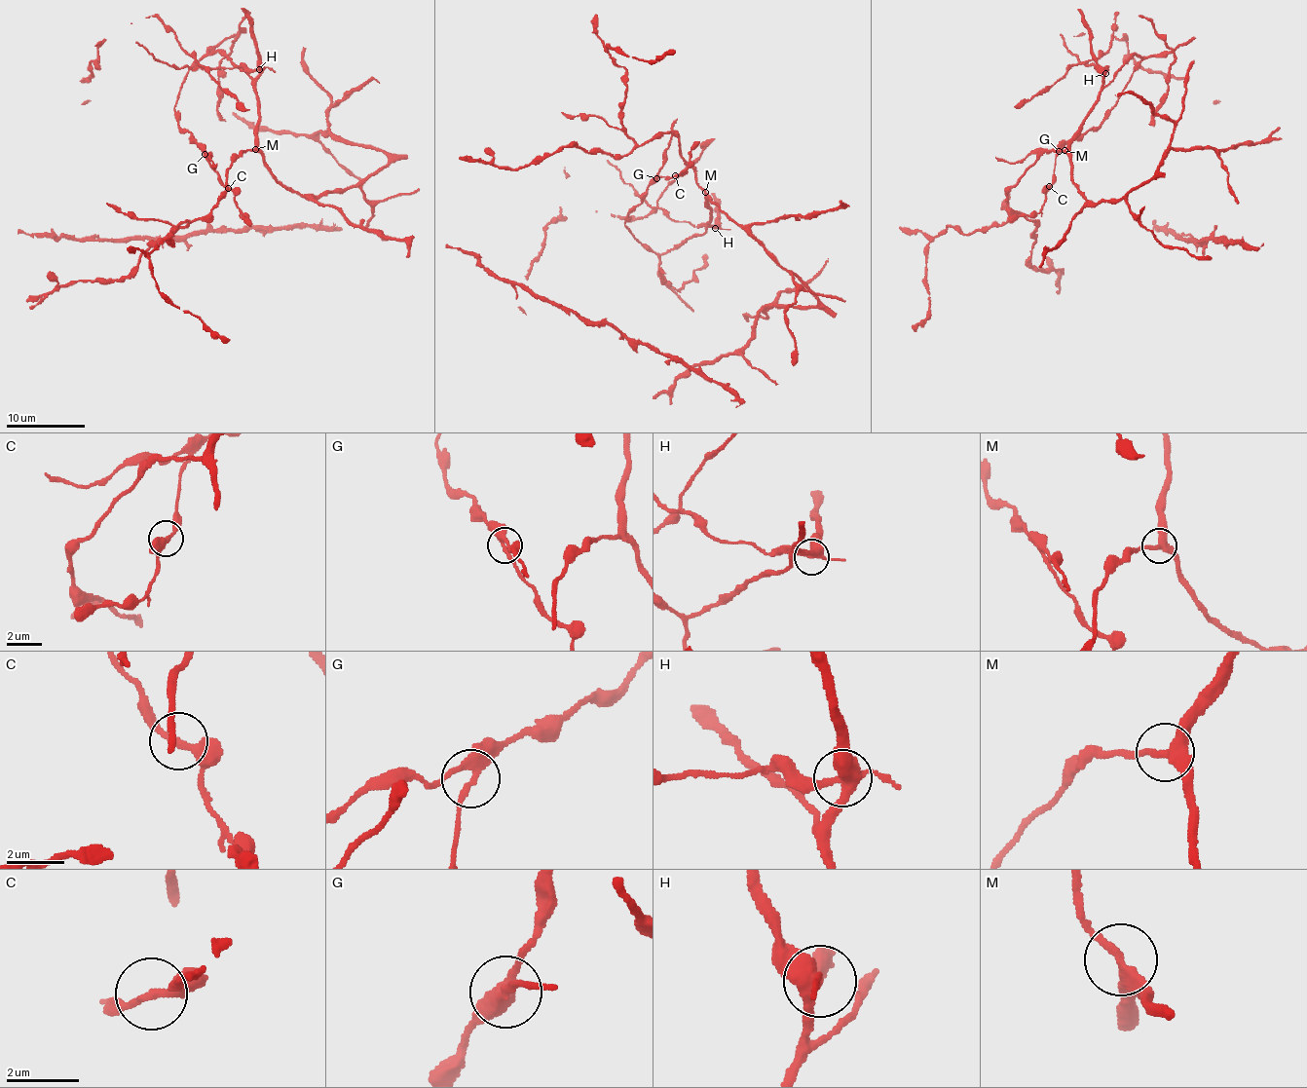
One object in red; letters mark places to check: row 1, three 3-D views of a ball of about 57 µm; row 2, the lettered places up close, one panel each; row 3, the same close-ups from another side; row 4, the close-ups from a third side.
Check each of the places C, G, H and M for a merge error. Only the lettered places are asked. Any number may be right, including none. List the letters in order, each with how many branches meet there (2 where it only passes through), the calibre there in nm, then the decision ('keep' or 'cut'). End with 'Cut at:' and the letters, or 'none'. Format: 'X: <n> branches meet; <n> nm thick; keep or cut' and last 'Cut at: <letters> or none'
C: 2 branches meet; 240 nm thick; keep
G: 3 branches meet; 240 nm thick; keep
H: 4 branches meet; 440 nm thick; cut
M: 3 branches meet; 280 nm thick; keep
Cut at: H

